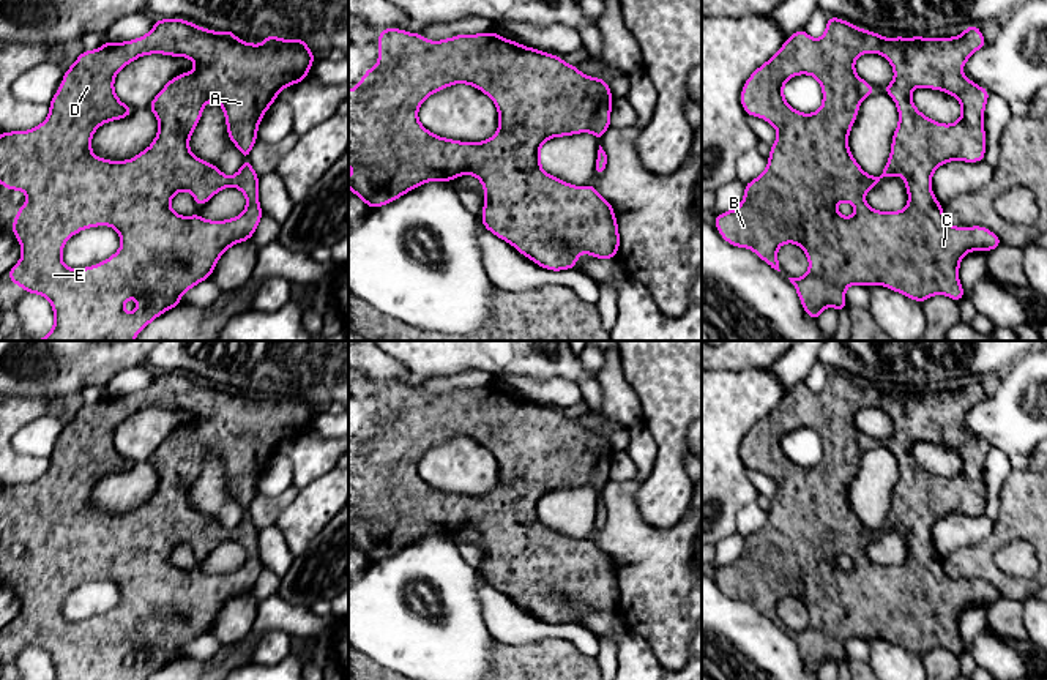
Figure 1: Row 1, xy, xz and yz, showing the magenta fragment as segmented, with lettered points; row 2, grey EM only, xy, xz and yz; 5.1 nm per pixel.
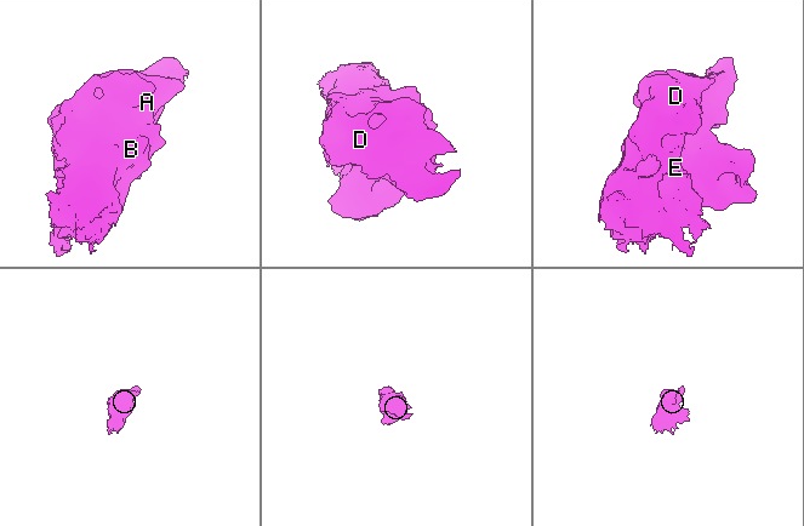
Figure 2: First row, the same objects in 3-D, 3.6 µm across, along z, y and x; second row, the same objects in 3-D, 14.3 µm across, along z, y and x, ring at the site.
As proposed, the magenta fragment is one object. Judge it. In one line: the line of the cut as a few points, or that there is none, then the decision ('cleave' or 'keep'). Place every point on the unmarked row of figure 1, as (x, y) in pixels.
no cut | keep

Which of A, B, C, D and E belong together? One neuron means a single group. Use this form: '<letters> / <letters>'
A B C D E

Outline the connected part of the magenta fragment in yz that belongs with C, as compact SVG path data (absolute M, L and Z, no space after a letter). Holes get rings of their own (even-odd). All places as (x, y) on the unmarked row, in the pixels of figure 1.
M829 369L820 393L810 391L804 382L796 383L784 394L777 407L749 429L741 443L740 453L746 469L760 470L771 476L777 484L777 491L771 499L768 521L755 533L744 538L743 555L736 562L719 566L714 571L714 579L721 590L732 600L749 601L777 625L781 625L776 609L779 600L784 596L801 600L809 612L809 623L801 631L788 633L796 642L806 667L817 675L826 659L833 659L837 666L847 661L845 644L850 637L864 641L880 637L918 656L938 647L948 648L959 656L965 650L959 634L959 618L963 609L970 604L993 604L1003 598L1003 595L982 579L951 579L943 570L943 559L932 546L930 533L933 525L945 516L984 514L986 483L982 475L990 446L987 442L965 431L962 421L967 413L986 398L987 394L978 379L970 379L962 388L952 391L883 391L880 387L863 383L844 372ZM861 407L881 407L894 423L894 434L881 443L894 453L899 464L899 478L892 489L889 513L878 530L867 529L848 502L848 488L858 470L859 458L864 451L877 445L875 440L855 426L855 413ZM798 428L814 429L823 443L822 461L814 467L801 467L784 453L785 435ZM916 440L941 443L957 451L962 459L960 472L952 478L943 478L921 467L911 453L911 445ZM892 529L900 529L905 533L908 546L907 560L900 565L878 565L870 562L864 549L883 532ZM839 555L853 557L855 568L851 571L839 568L836 563Z

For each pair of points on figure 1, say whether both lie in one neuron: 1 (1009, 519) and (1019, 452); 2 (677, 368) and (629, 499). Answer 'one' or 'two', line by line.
1: two
2: two

